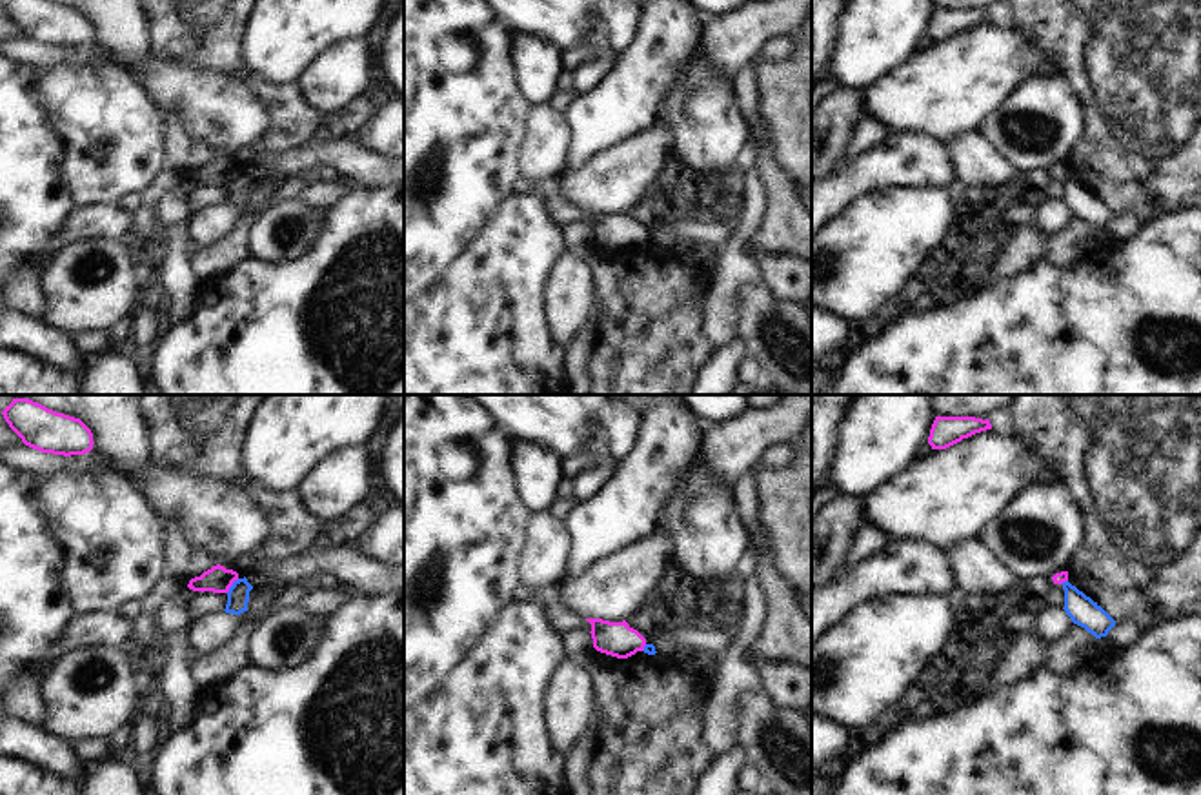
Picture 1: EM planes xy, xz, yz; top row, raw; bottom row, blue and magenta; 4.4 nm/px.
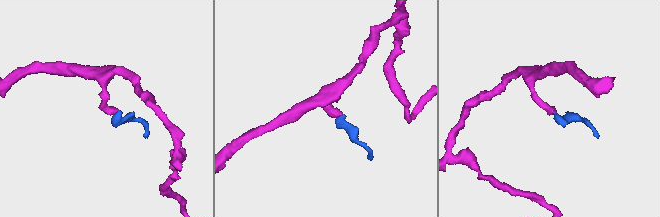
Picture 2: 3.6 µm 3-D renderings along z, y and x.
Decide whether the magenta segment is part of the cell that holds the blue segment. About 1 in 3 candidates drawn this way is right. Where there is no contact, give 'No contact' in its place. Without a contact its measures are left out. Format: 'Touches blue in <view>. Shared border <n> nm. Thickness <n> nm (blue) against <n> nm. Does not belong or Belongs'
Touches blue in xy. Shared border 90 nm. Thickness 100 nm (blue) against 120 nm. Does not belong

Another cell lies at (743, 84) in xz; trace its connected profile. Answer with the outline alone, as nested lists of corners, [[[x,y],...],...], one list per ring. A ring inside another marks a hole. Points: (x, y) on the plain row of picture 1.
[[[752,64],[741,67],[732,78],[732,96],[739,115],[750,129],[752,142],[761,146],[766,136],[766,124],[757,111],[757,86]]]

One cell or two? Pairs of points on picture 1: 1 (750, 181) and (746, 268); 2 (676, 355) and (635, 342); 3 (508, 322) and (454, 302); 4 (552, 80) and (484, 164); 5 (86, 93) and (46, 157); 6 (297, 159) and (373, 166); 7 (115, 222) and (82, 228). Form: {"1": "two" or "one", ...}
{"1": "one", "2": "one", "3": "one", "4": "two", "5": "two", "6": "one", "7": "one"}

